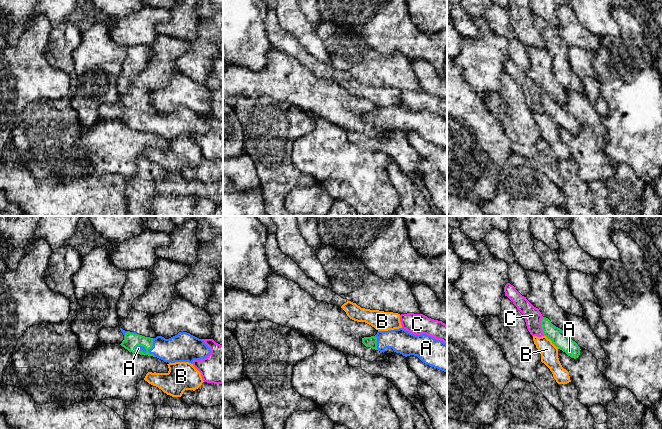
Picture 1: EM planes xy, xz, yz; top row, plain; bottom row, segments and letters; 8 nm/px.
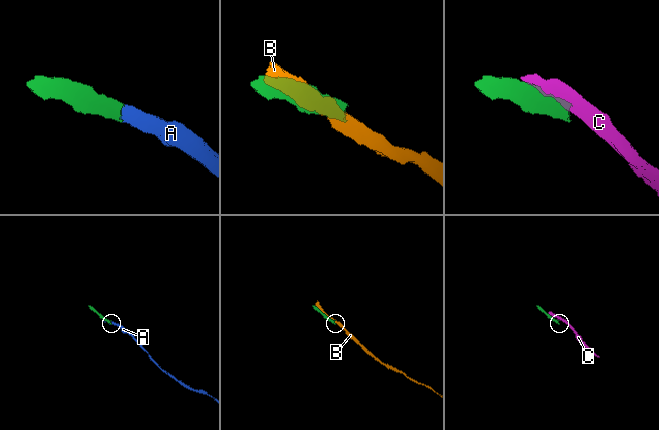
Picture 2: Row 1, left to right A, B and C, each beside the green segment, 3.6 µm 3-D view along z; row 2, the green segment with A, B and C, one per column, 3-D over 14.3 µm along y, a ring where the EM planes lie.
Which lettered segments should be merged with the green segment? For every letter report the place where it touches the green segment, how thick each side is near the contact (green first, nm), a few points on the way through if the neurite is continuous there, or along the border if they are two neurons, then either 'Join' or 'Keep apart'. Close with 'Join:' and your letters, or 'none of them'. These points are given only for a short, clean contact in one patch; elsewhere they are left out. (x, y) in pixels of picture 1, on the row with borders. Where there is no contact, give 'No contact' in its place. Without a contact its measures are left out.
A: Touches green at xz (376, 343). Thickness 90 nm (green) against 190 nm. Join
B: Touches green at yz (552, 342). Thickness 120 nm (green) against 140 nm. Keep apart
C: Touches green at yz (541, 326). Thickness 120 nm (green) against 140 nm. Keep apart
Join: A

